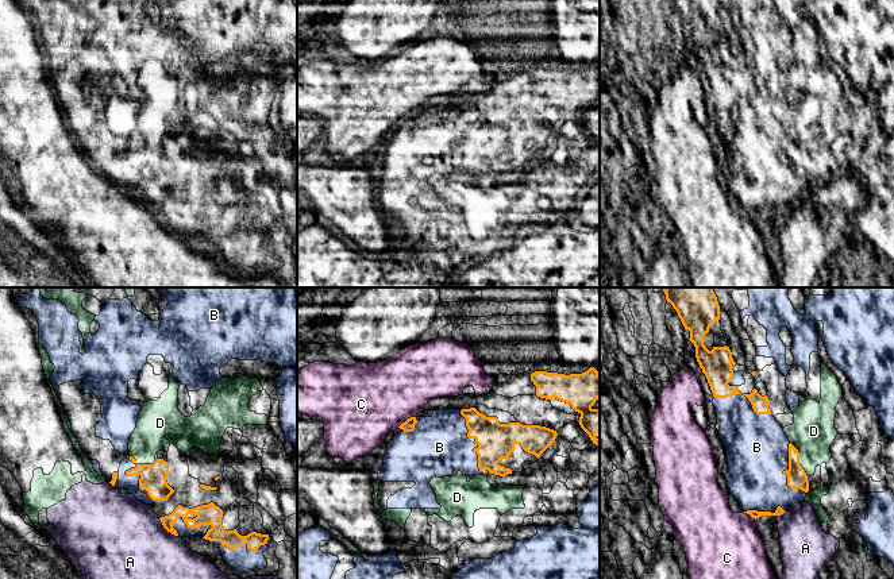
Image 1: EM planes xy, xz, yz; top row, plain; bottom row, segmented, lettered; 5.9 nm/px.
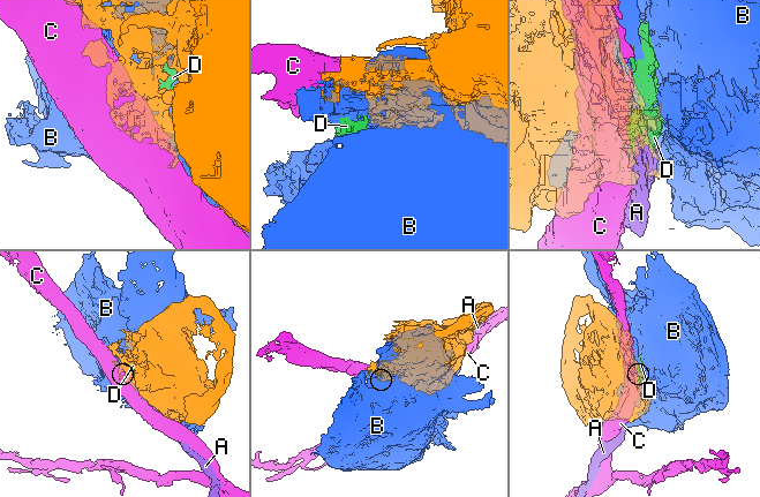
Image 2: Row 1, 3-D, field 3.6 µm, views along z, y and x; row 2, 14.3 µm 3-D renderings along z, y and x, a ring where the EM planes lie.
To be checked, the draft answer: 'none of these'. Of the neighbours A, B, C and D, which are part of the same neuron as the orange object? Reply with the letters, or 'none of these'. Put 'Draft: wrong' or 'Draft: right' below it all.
none of these
Draft: right

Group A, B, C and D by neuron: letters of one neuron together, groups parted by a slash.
A / B D / C

